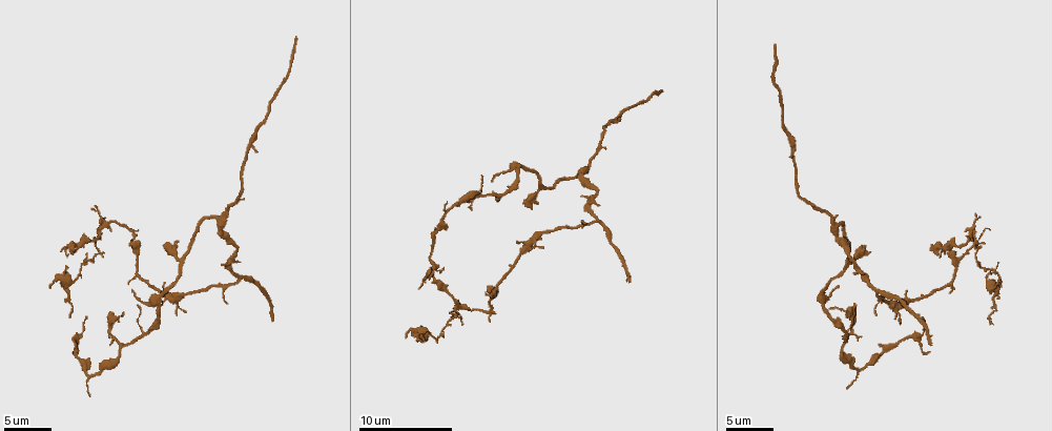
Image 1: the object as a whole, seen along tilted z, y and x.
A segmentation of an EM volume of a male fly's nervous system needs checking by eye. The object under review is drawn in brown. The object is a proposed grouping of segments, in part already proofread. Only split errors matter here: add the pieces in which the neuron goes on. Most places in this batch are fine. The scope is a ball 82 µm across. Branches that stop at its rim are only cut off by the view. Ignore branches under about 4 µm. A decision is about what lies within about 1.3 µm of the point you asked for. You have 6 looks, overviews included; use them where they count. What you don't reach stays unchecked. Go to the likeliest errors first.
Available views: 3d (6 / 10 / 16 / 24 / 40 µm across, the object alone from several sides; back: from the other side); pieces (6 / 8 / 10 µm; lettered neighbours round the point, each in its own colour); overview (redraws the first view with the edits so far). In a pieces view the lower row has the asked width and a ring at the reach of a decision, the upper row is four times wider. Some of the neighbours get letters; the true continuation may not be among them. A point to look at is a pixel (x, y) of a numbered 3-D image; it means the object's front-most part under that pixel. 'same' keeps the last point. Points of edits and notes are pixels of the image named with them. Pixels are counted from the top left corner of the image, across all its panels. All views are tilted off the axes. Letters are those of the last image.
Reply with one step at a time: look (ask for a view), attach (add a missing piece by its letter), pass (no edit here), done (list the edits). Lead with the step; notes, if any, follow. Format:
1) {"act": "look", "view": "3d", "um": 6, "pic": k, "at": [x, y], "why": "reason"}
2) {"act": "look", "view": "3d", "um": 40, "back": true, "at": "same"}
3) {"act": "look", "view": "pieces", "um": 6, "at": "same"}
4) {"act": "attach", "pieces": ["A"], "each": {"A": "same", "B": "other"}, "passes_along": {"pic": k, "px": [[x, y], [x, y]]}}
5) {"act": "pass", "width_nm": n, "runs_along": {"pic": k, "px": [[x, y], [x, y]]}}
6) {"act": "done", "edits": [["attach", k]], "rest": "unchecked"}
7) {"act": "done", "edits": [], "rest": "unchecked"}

{"act": "look", "view": "pieces", "um": 10, "pic": 1, "at": [532, 207], "why": "an open end"}

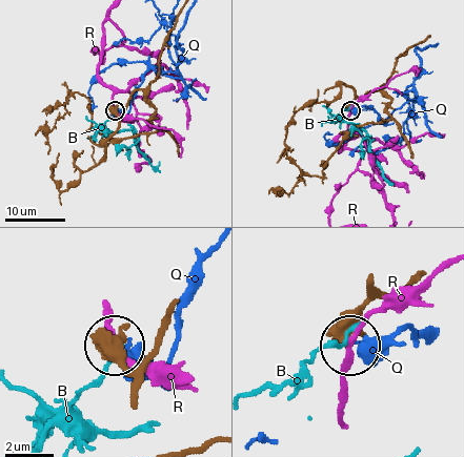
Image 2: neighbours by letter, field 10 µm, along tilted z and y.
{"act": "pass", "width_nm": 350, "each": {"B": "other", "Q": "other", "R": "other"}, "found": "none of them fits"}

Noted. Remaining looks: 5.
{"act": "look", "view": "pieces", "um": 8, "pic": 1, "at": [837, 287], "why": "tapers out"}

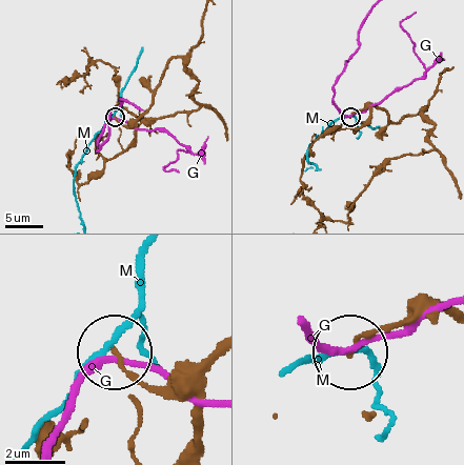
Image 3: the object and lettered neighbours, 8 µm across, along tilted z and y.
{"act": "pass", "each": {"G": "other", "M": "other"}, "runs_along": {"pic": 3, "px": [[212, 348], [152, 385], [128, 373], [117, 355]]}, "found": "none of them fits"}

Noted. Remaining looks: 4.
{"act": "look", "view": "pieces", "um": 10, "pic": 1, "at": [420, 289], "why": "an open end"}

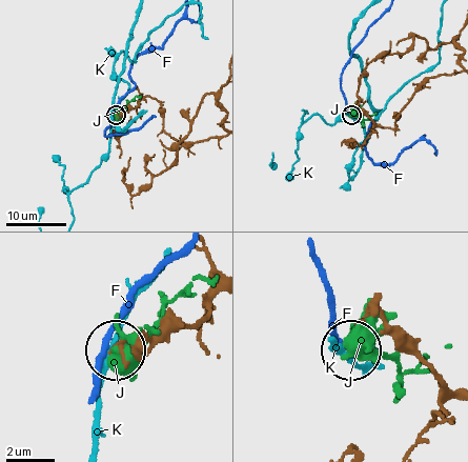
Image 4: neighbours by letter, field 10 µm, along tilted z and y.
{"act": "pass", "each": {"F": "other", "J": "other", "K": "other"}, "found": "none of them fits"}

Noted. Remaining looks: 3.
{"act": "done", "edits": [], "rest": "unchecked"}

